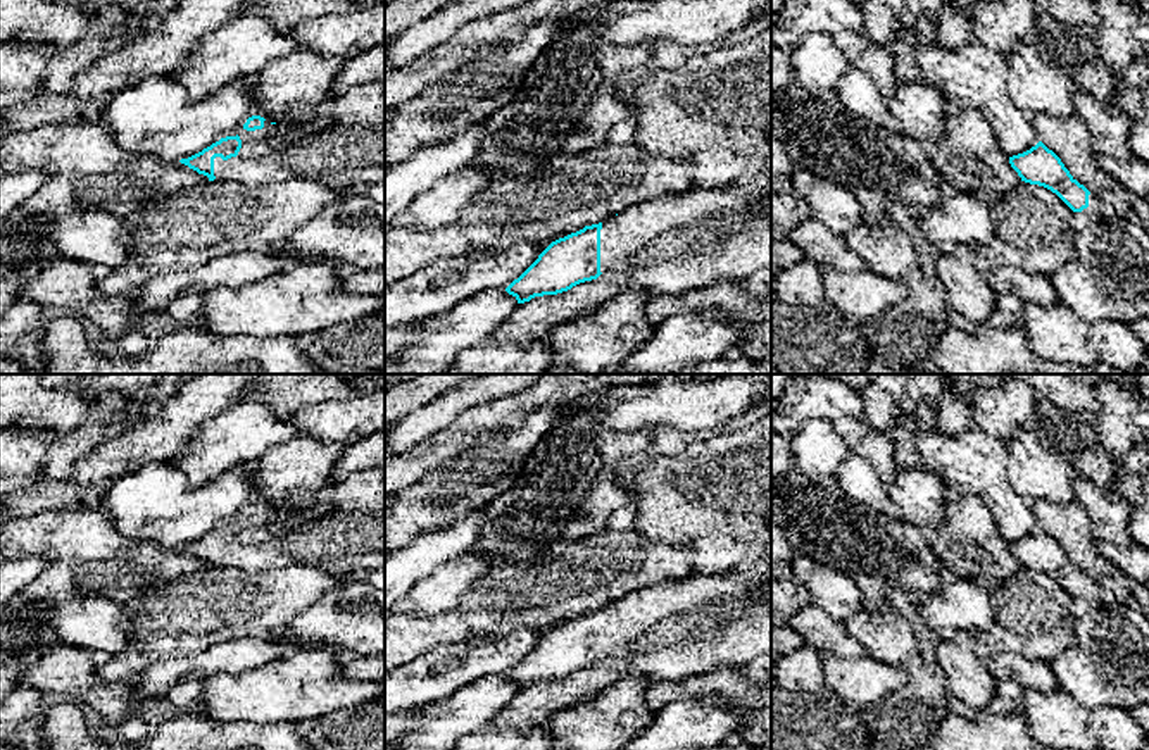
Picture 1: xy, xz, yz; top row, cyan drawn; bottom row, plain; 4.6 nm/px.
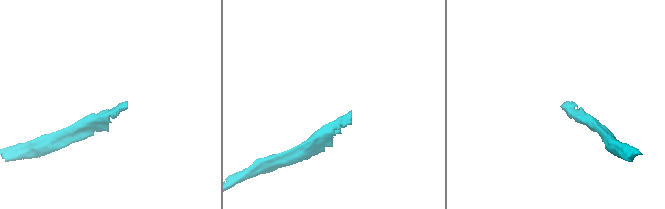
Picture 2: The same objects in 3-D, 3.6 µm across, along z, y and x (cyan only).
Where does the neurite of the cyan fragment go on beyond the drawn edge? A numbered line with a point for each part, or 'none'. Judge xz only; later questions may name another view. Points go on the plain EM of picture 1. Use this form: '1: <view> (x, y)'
1: xz (677, 628)

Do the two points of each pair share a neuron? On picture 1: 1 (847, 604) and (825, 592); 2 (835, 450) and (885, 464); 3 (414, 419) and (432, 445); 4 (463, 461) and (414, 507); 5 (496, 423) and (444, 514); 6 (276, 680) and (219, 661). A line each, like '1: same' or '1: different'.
1: same
2: different
3: different
4: same
5: different
6: different

